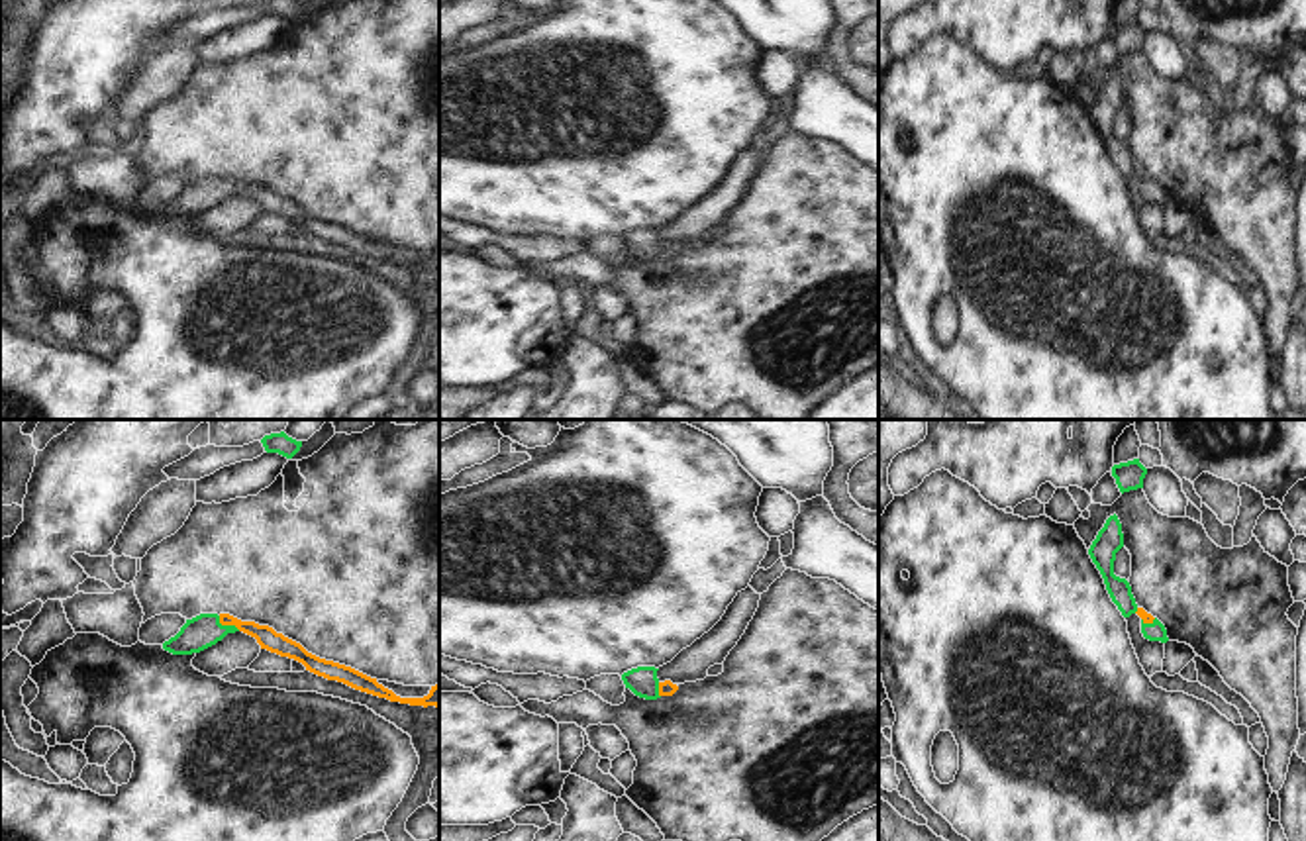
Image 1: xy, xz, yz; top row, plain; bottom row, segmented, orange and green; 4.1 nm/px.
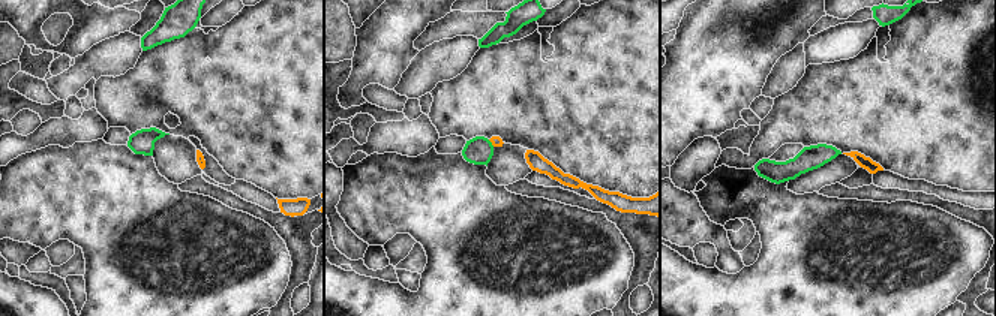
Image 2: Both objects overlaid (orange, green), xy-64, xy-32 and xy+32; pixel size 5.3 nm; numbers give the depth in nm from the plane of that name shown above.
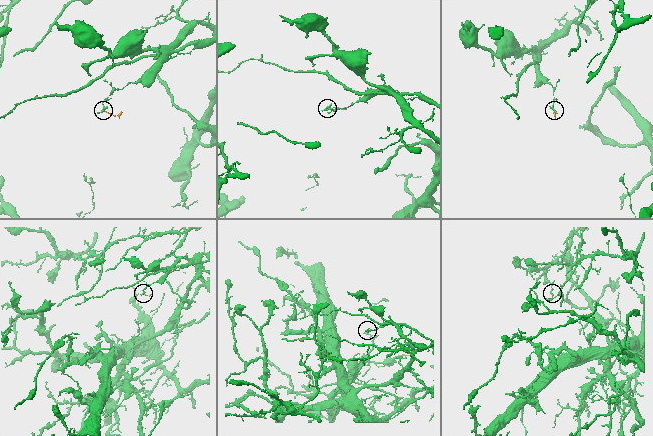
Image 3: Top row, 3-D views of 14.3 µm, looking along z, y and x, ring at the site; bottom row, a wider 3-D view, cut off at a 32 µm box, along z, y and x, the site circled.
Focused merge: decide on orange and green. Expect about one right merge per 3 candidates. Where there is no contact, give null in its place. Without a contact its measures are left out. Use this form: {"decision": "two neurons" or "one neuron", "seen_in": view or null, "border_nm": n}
{"decision": "one neuron", "seen_in": "xy", "border_nm": 110}

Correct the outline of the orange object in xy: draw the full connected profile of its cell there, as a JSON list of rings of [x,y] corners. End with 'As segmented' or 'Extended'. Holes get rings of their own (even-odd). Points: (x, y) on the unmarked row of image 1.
[[[200,174],[180,188],[180,192],[163,204],[163,210],[173,216],[192,216],[200,214],[218,202],[222,202],[227,194],[243,192],[257,200],[261,210],[276,214],[280,218],[294,220],[306,227],[306,231],[324,237],[327,241],[343,243],[355,251],[386,259],[390,263],[410,265],[410,267],[435,267],[439,269],[439,245],[431,247],[429,255],[424,259],[400,259],[392,251],[384,249],[371,239],[351,227],[320,220],[308,214],[300,204],[276,194],[269,186],[259,186],[255,182],[241,182],[229,174]]]. Extended.

